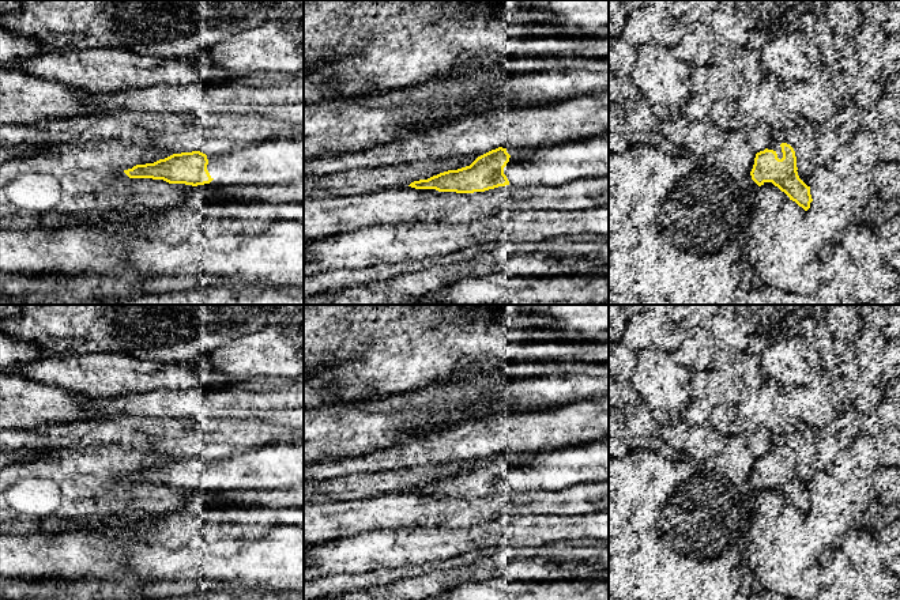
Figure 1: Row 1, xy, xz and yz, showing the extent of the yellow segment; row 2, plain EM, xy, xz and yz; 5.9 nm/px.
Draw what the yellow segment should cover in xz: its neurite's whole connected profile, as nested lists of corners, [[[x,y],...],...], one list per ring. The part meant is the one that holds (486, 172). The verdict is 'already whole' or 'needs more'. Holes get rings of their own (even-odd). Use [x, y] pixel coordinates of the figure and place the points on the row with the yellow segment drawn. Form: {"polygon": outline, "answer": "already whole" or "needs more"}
{"polygon": [[[609,131],[587,139],[539,146],[527,154],[509,155],[507,148],[498,147],[478,156],[470,166],[414,181],[408,186],[438,192],[474,193],[505,185],[512,185],[516,189],[558,186],[576,178],[605,176],[609,176]]], "answer": "needs more"}

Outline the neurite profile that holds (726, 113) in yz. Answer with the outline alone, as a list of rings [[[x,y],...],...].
[[[716,99],[708,106],[708,112],[711,118],[726,132],[745,133],[756,154],[768,147],[768,128],[762,124],[760,116],[753,120],[749,118],[737,101]]]

